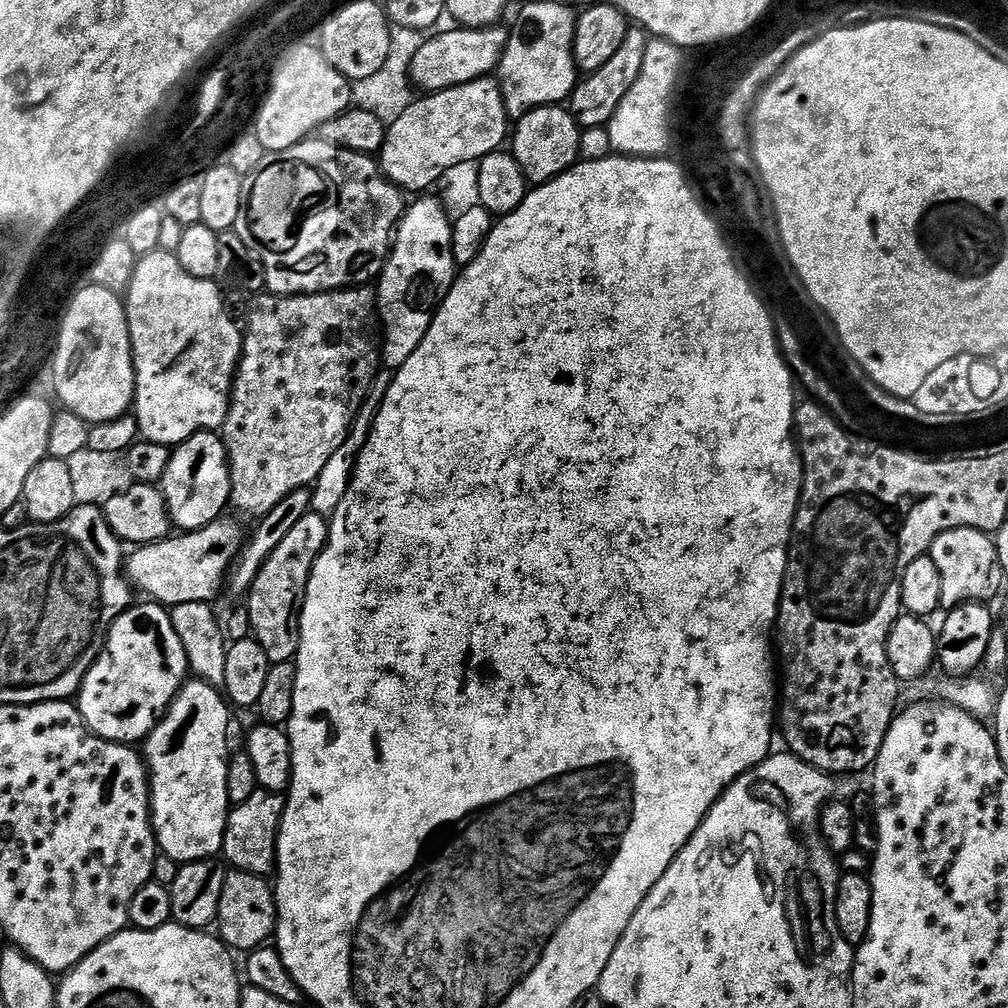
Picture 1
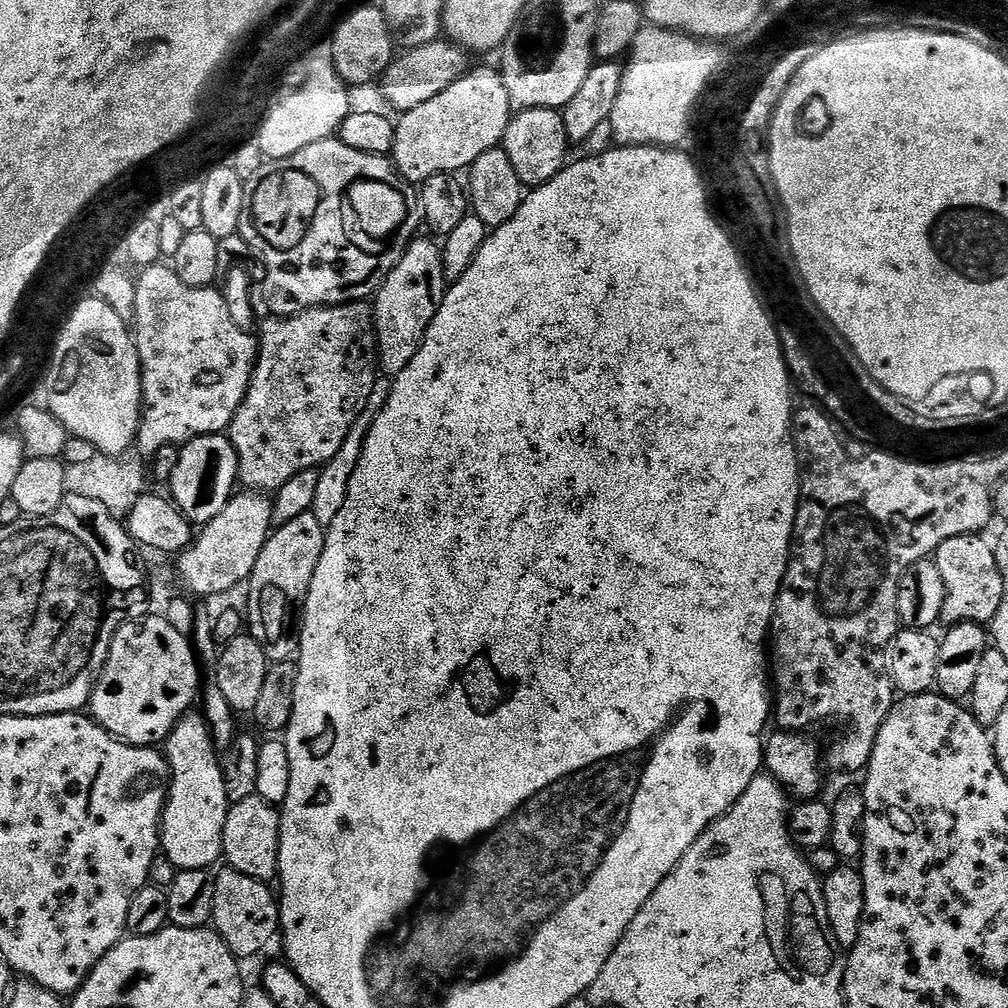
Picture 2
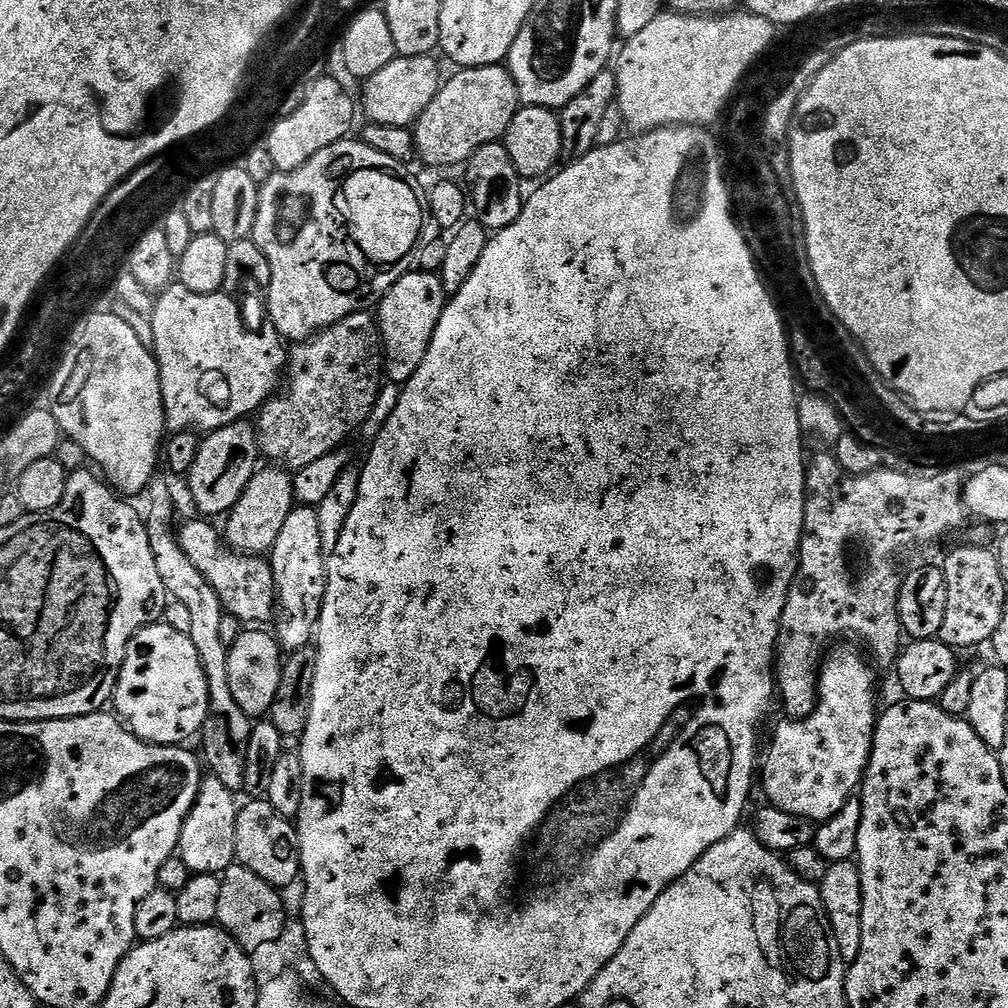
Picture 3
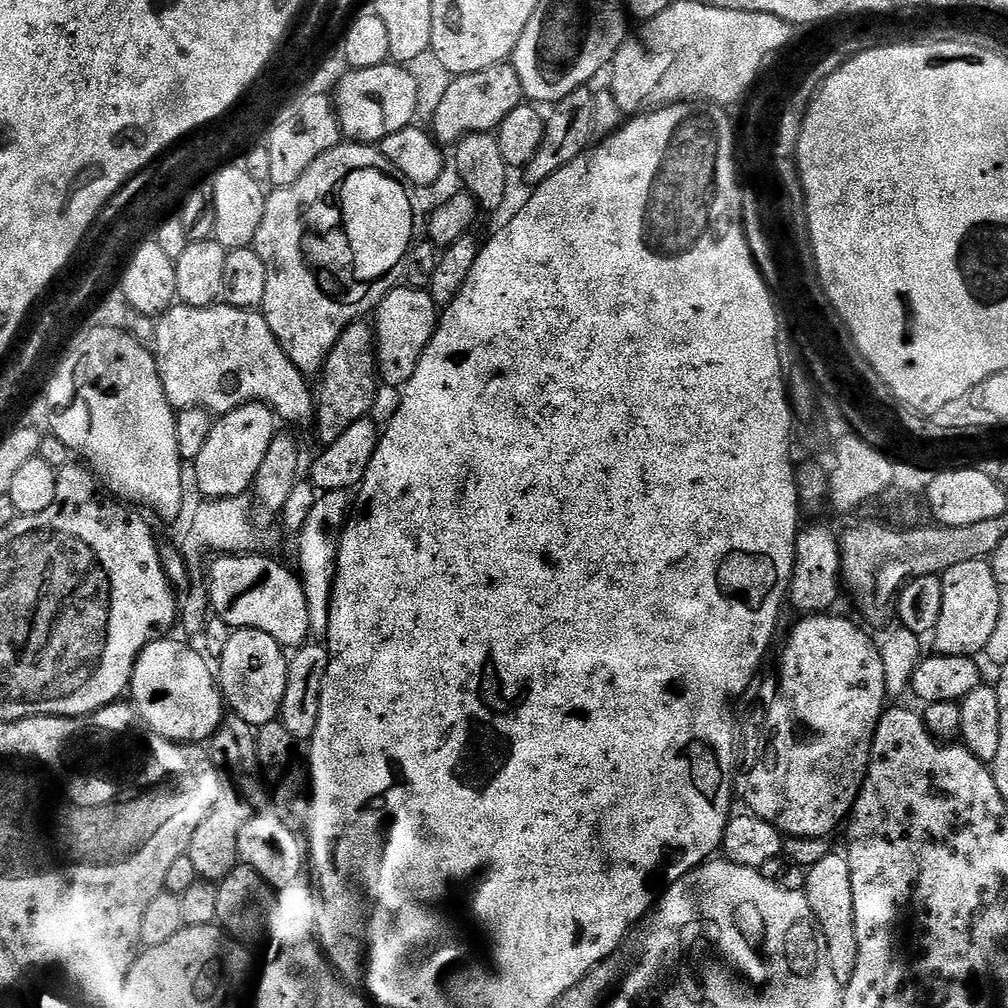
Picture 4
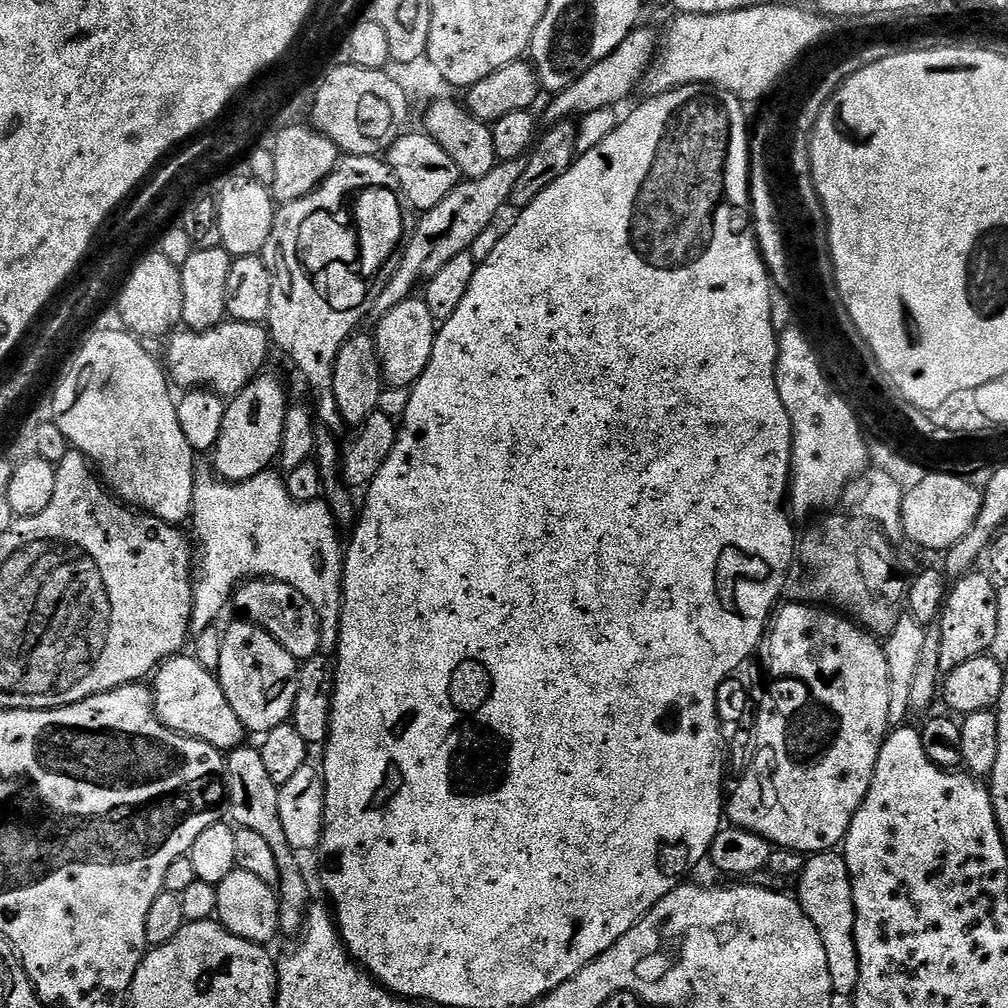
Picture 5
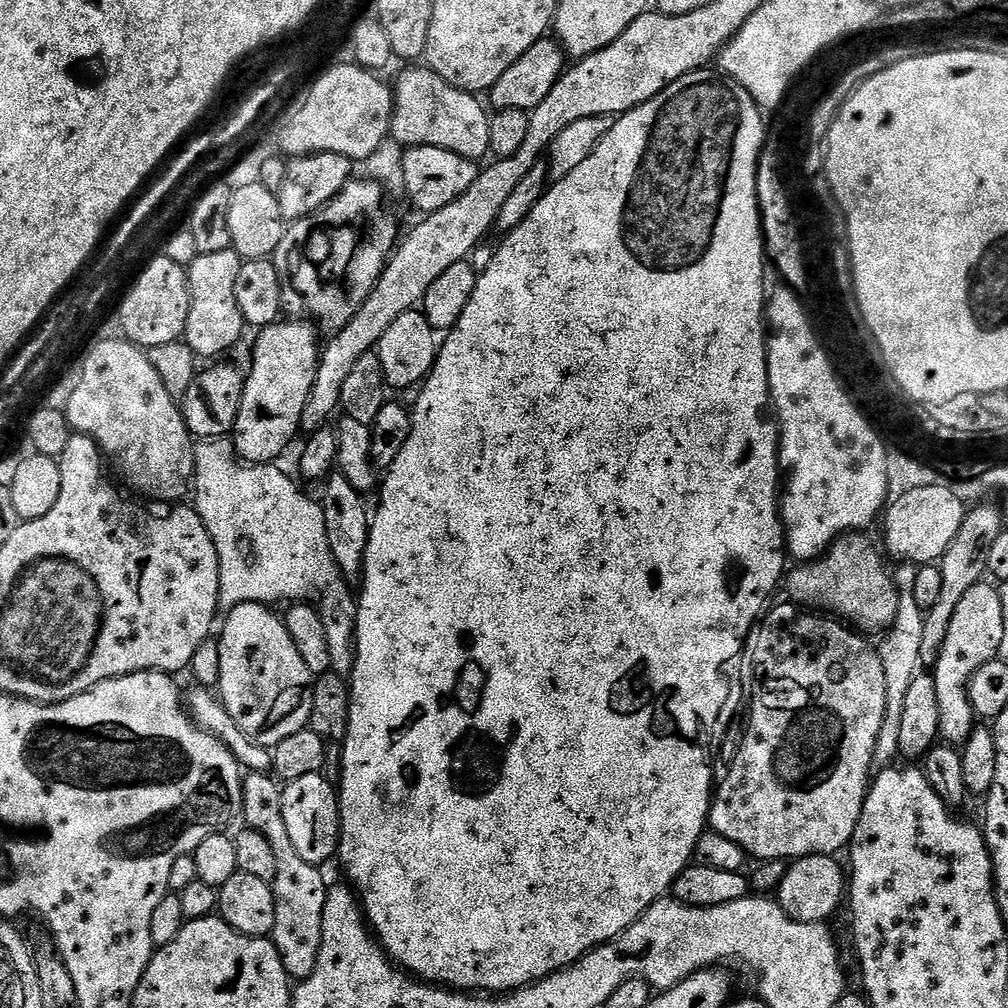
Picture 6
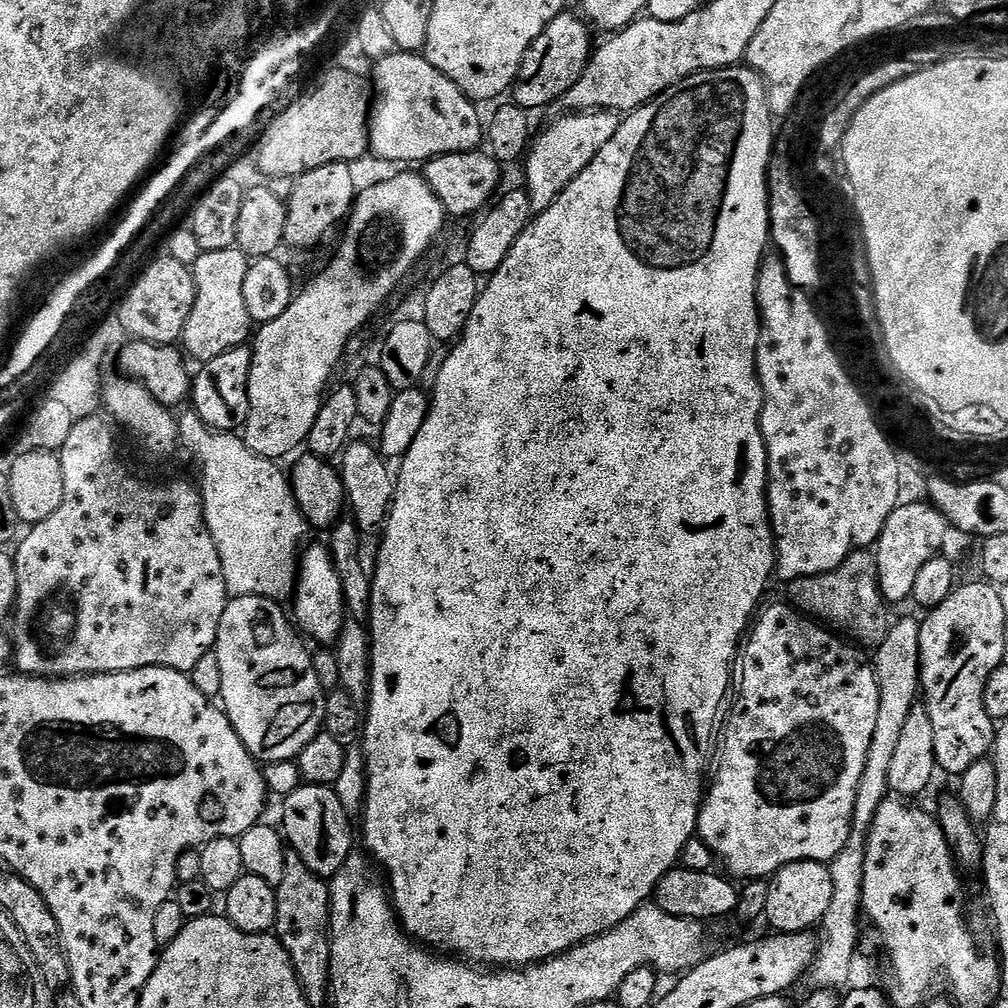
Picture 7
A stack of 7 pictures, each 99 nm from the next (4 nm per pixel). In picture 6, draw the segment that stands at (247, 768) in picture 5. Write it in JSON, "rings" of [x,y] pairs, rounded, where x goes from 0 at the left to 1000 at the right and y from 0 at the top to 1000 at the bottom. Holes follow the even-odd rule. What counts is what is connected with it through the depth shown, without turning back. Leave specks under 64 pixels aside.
{"rings":[[[246,766],[242,770],[240,800],[241,816],[268,835],[268,843],[272,843],[272,856],[276,859],[274,871],[269,874],[272,887],[269,935],[280,950],[280,958],[284,958],[286,969],[294,974],[303,972],[312,966],[312,958],[315,958],[315,942],[319,942],[319,903],[323,903],[326,874],[321,874],[317,866],[320,864],[314,858],[303,855],[296,843],[292,843],[292,835],[280,813],[280,782],[267,767]]]}

